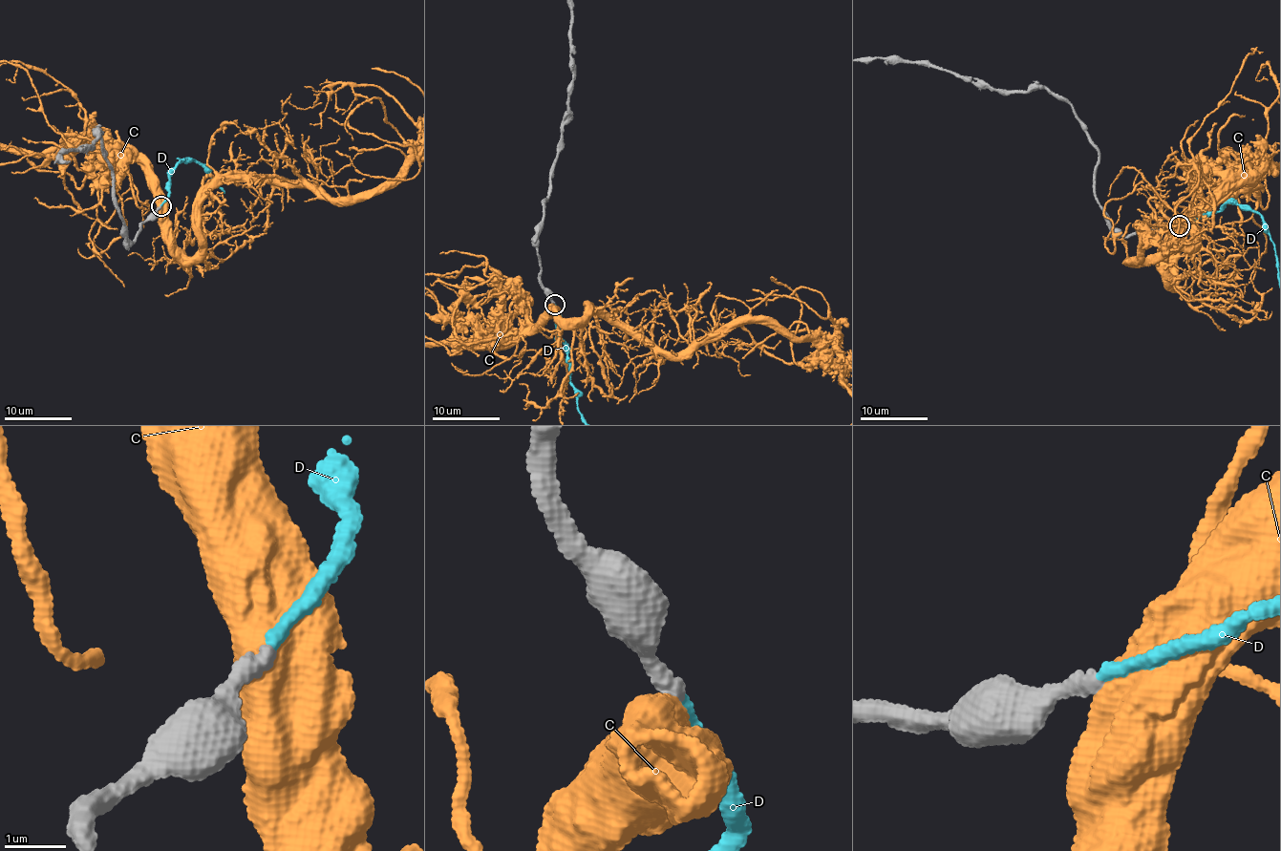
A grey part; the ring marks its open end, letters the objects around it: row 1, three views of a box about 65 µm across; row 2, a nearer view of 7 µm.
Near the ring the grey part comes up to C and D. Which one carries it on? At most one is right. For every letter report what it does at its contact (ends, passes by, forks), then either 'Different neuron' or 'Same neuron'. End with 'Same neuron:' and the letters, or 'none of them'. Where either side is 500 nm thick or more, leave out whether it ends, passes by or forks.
C: Different neuron
D: It ends there. Same neuron
Same neuron: D

